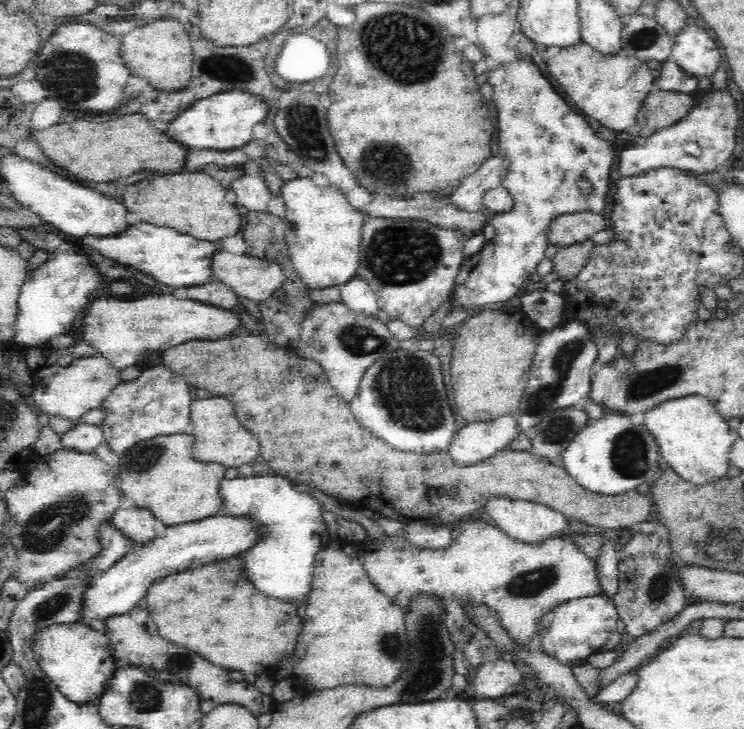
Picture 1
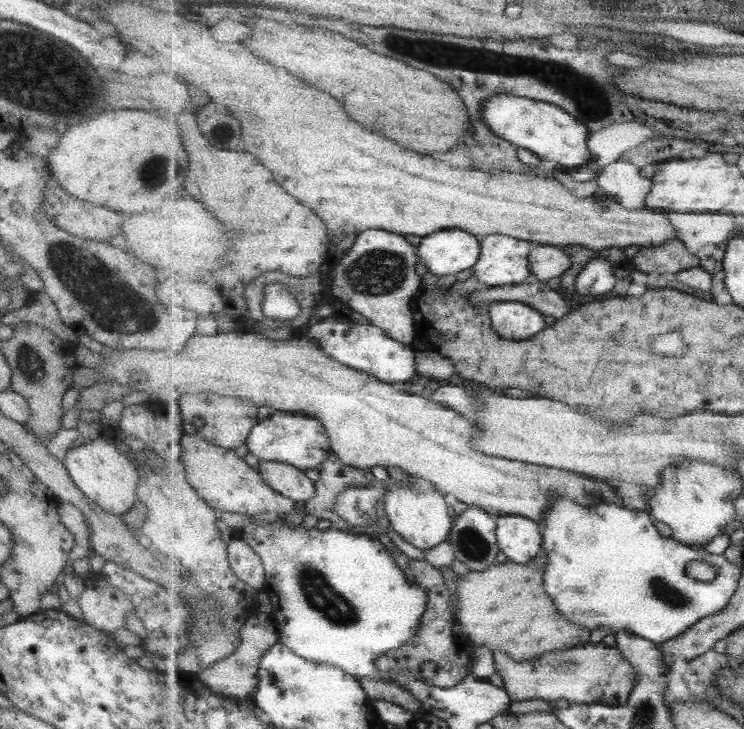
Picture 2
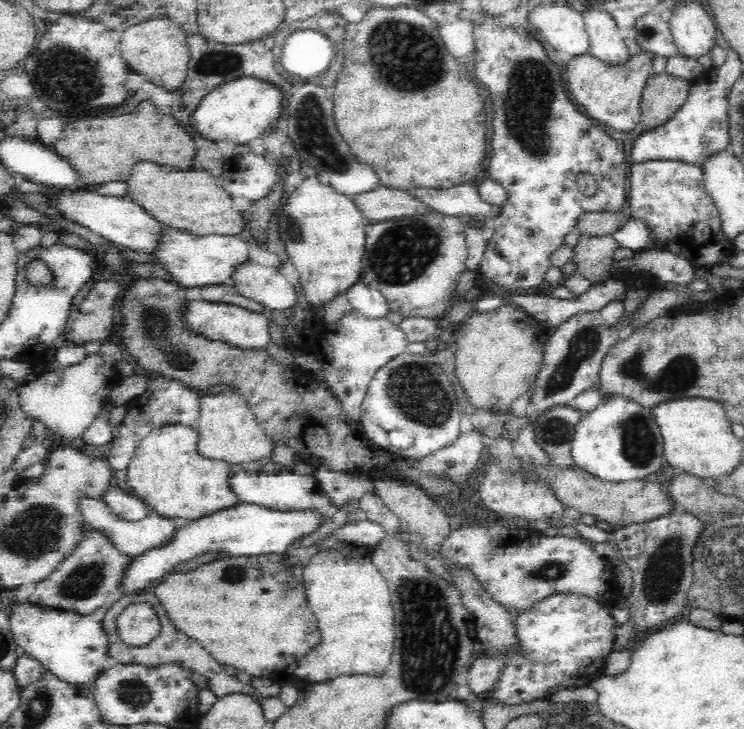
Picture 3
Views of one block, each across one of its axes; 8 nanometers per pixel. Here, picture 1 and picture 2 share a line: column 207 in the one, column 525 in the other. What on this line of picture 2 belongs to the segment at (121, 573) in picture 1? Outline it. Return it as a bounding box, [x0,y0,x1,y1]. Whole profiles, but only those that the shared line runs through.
[497,514,543,564]

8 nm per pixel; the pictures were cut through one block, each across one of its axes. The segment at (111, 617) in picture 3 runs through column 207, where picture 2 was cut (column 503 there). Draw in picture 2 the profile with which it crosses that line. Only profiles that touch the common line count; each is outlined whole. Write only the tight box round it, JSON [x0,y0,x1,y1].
[495,642,638,706]

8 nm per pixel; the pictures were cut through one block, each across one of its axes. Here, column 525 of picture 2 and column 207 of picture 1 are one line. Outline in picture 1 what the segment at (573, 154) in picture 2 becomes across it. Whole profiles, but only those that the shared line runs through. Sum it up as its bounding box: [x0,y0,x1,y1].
[165,90,268,151]

